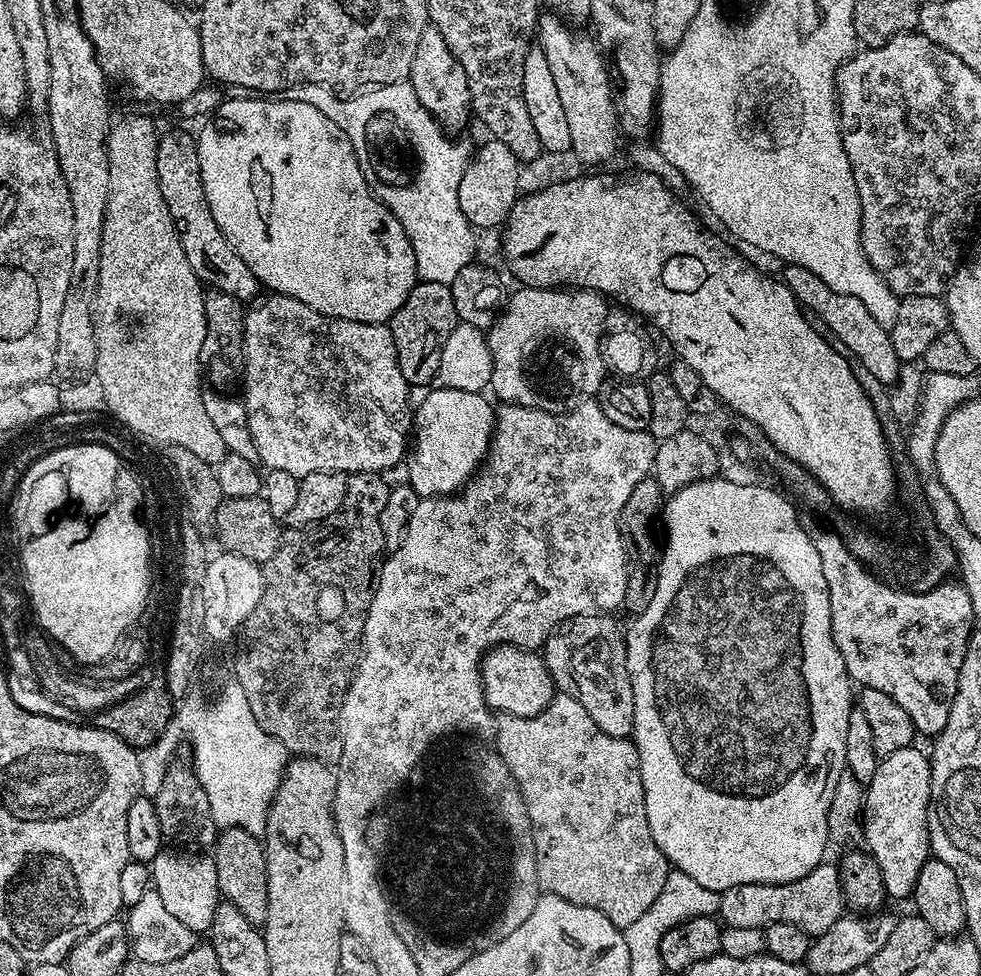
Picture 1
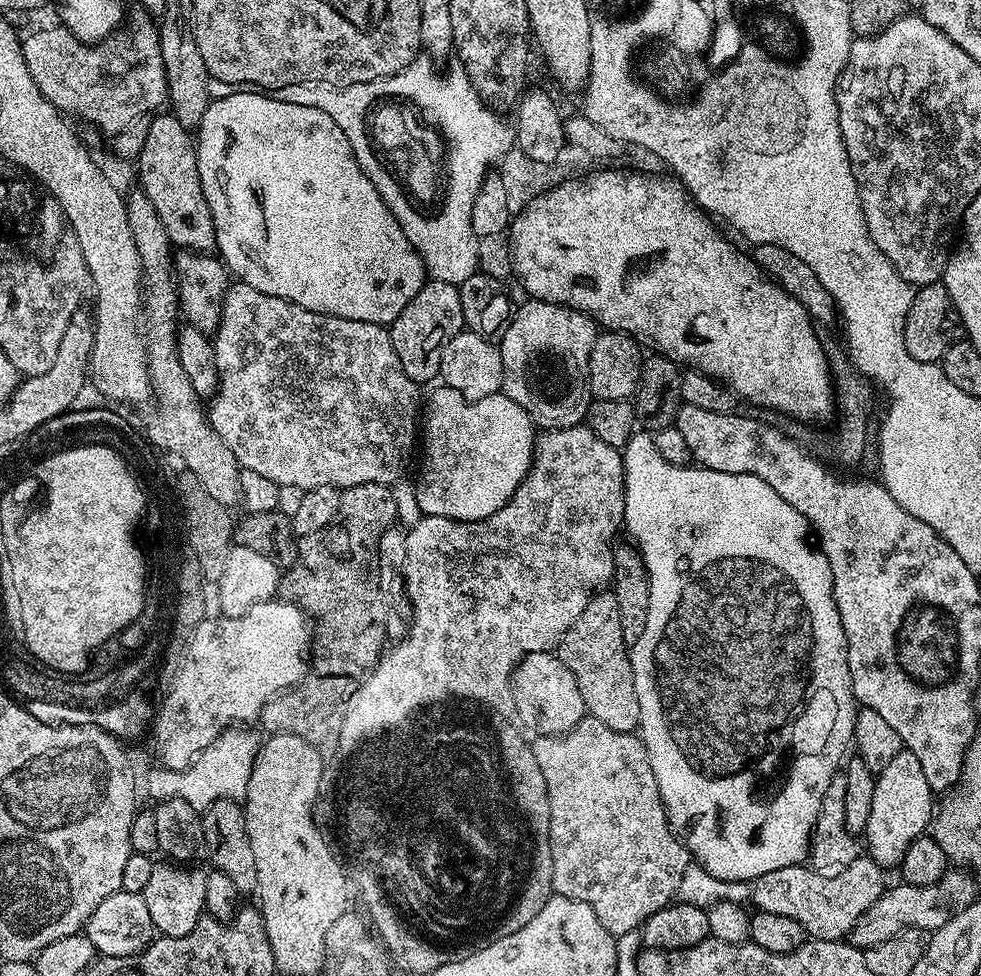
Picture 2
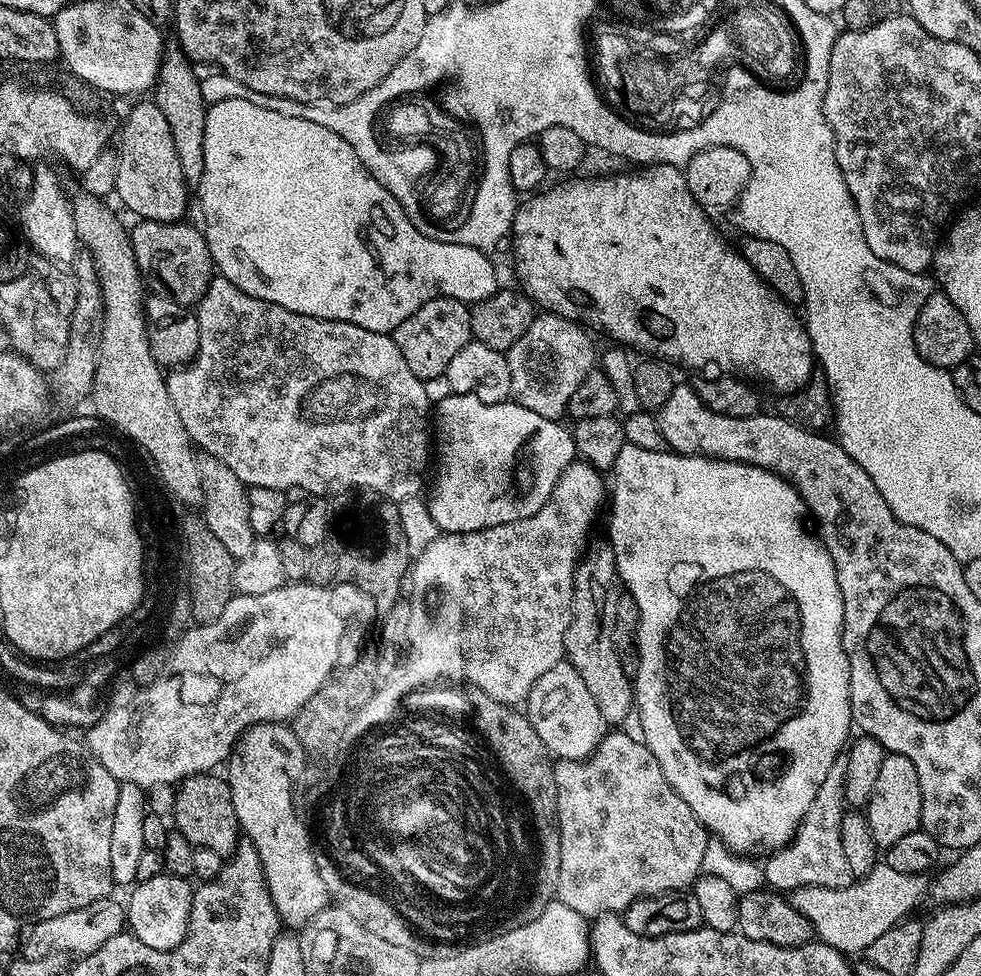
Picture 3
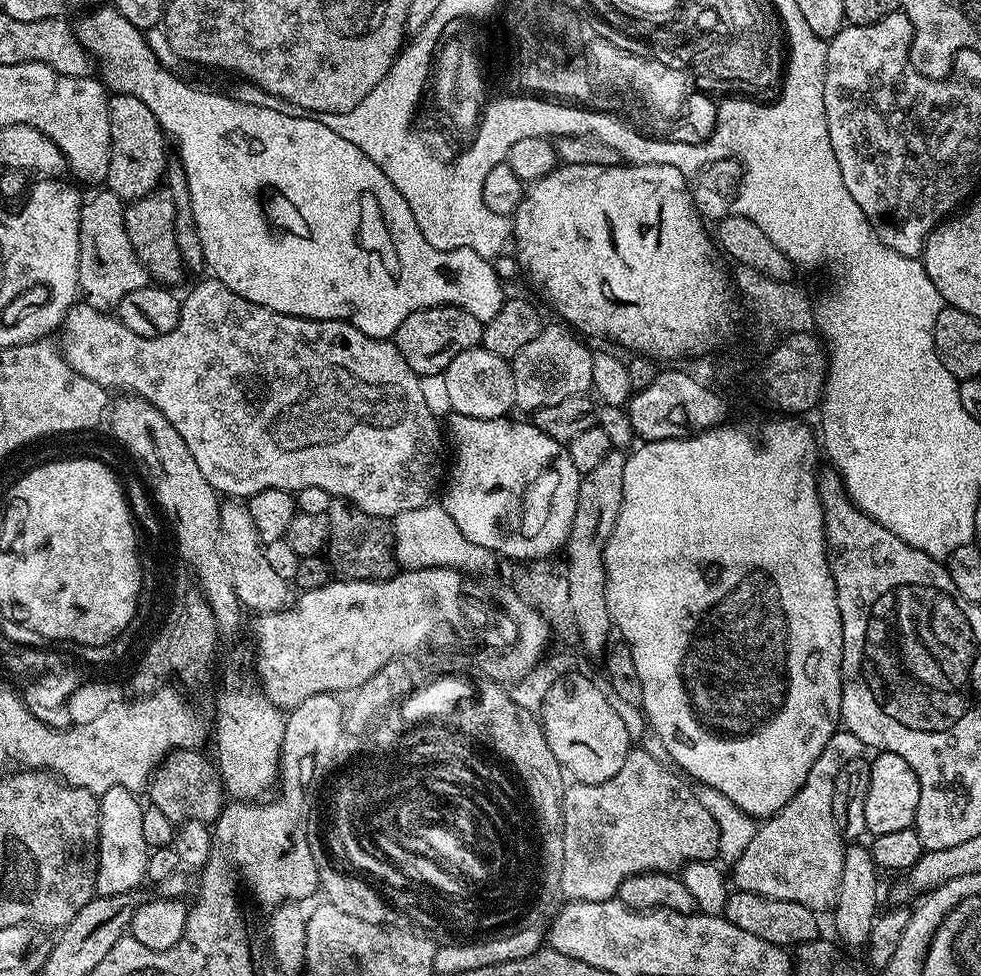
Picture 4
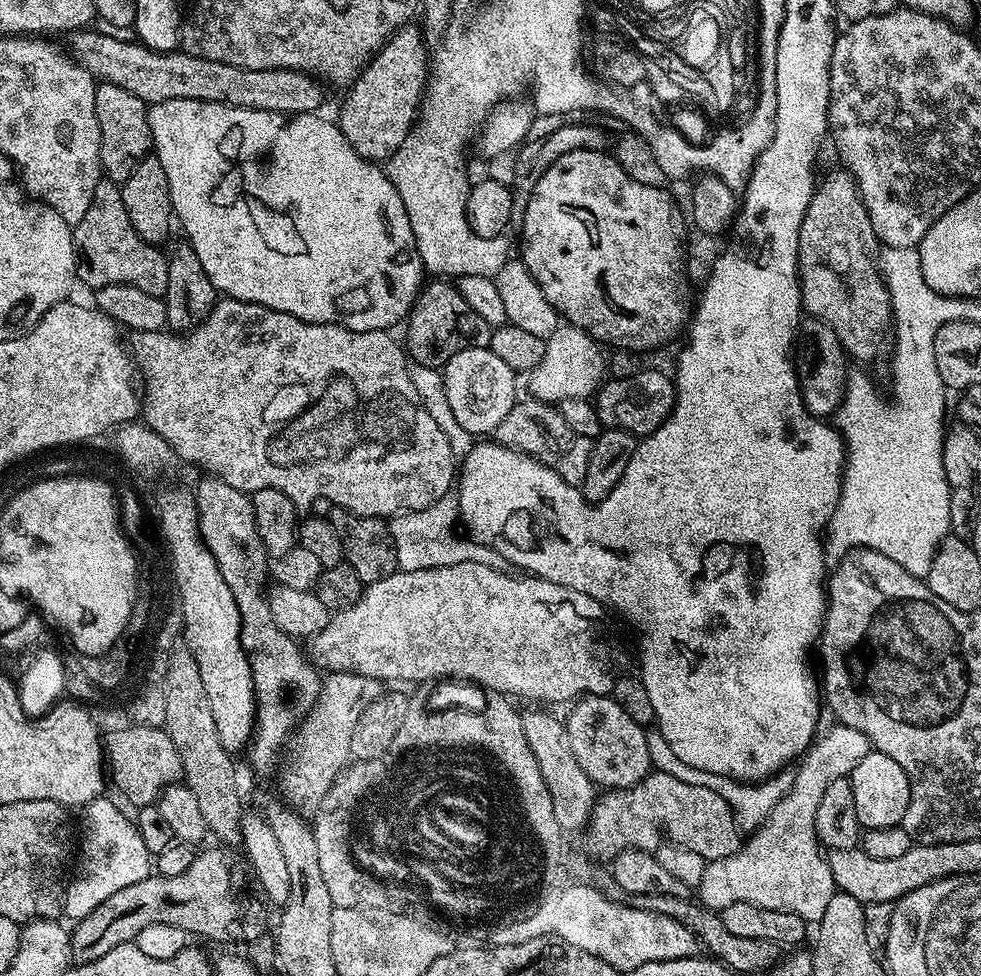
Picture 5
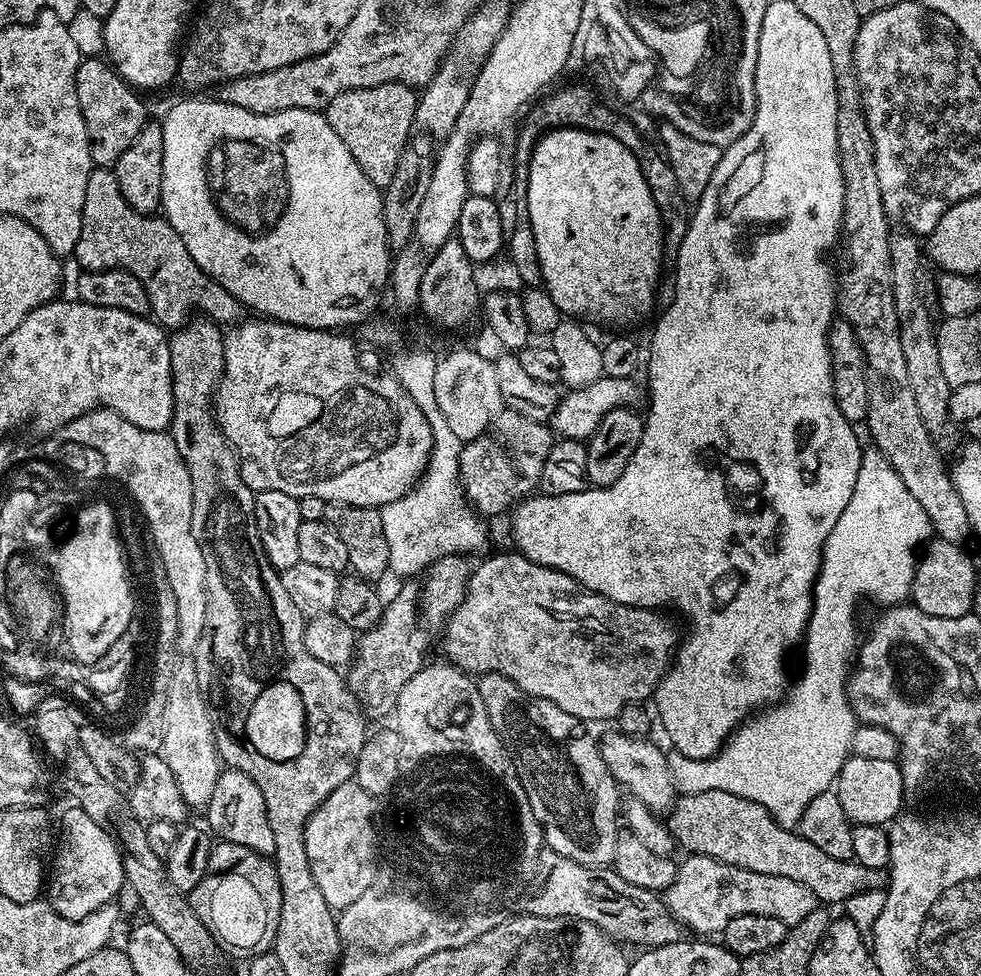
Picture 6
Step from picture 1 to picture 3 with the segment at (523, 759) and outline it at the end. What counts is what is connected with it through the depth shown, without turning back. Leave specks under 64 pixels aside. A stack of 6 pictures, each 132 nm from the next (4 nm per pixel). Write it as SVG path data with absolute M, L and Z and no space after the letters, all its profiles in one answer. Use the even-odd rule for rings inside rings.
M624 730L605 735L587 760L556 760L556 821L560 823L561 870L556 899L586 918L622 914L638 898L691 889L701 875L702 858L710 839L694 810L666 782L658 758L650 754L643 739L627 736Z

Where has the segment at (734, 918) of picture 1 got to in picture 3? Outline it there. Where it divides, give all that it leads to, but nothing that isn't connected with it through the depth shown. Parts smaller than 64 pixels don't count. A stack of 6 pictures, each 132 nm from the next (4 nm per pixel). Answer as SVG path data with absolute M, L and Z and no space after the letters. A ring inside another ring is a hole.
M878 862L870 870L870 874L853 879L852 883L844 888L826 888L824 886L806 886L805 888L793 888L790 892L790 899L794 910L803 914L810 921L813 933L818 937L819 943L834 946L834 950L845 954L860 952L867 953L870 942L874 942L886 930L890 930L901 920L911 917L920 899L925 899L930 888L930 880L927 875L917 874L911 876L902 870L894 870L894 866Z

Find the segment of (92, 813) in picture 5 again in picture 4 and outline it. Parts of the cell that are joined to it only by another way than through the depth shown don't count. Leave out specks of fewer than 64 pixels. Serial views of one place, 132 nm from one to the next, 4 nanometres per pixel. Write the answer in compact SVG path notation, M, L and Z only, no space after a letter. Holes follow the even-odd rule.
M111 788L99 793L100 802L100 850L96 862L96 891L100 894L111 894L114 892L131 892L137 886L135 884L145 883L148 871L146 862L150 851L146 838L142 838L142 814L145 805L140 804L141 797L135 792L125 788Z

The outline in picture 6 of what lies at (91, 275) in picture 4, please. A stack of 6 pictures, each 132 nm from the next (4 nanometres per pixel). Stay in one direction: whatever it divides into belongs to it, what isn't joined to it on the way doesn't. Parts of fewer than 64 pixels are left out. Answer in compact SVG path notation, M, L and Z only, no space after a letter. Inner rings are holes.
M93 167L90 178L86 178L86 202L82 206L82 234L78 238L74 260L81 264L79 267L85 272L121 268L134 274L134 278L138 278L138 282L142 282L146 290L151 315L157 324L168 330L183 328L195 313L192 312L195 308L200 311L197 313L203 314L221 326L235 325L246 312L244 305L237 302L218 282L209 278L194 262L194 258L190 258L186 242L178 238L174 226L170 226L170 222L164 219L163 215L142 214L134 210L134 206L130 206L126 198L122 198L122 190L118 190L118 178L112 168Z

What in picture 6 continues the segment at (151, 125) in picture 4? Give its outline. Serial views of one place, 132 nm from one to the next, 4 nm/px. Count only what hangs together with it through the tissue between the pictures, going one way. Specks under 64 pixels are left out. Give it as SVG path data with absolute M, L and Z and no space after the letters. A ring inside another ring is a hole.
M104 58L81 59L76 71L78 106L82 106L82 118L86 118L86 134L90 138L90 154L97 168L112 168L122 154L138 138L138 130L149 119L150 113L140 101L141 93L126 83Z

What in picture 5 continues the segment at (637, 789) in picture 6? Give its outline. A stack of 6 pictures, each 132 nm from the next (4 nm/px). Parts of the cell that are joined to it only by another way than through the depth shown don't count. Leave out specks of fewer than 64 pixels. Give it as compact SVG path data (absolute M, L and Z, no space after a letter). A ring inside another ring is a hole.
M585 694L568 710L566 727L570 750L574 750L578 766L586 770L593 784L604 790L633 788L653 771L652 752L648 749L648 736L644 733L647 732L645 725L634 722L634 718L630 718L630 714L626 714L626 710L622 710L622 706L618 706L611 695Z

